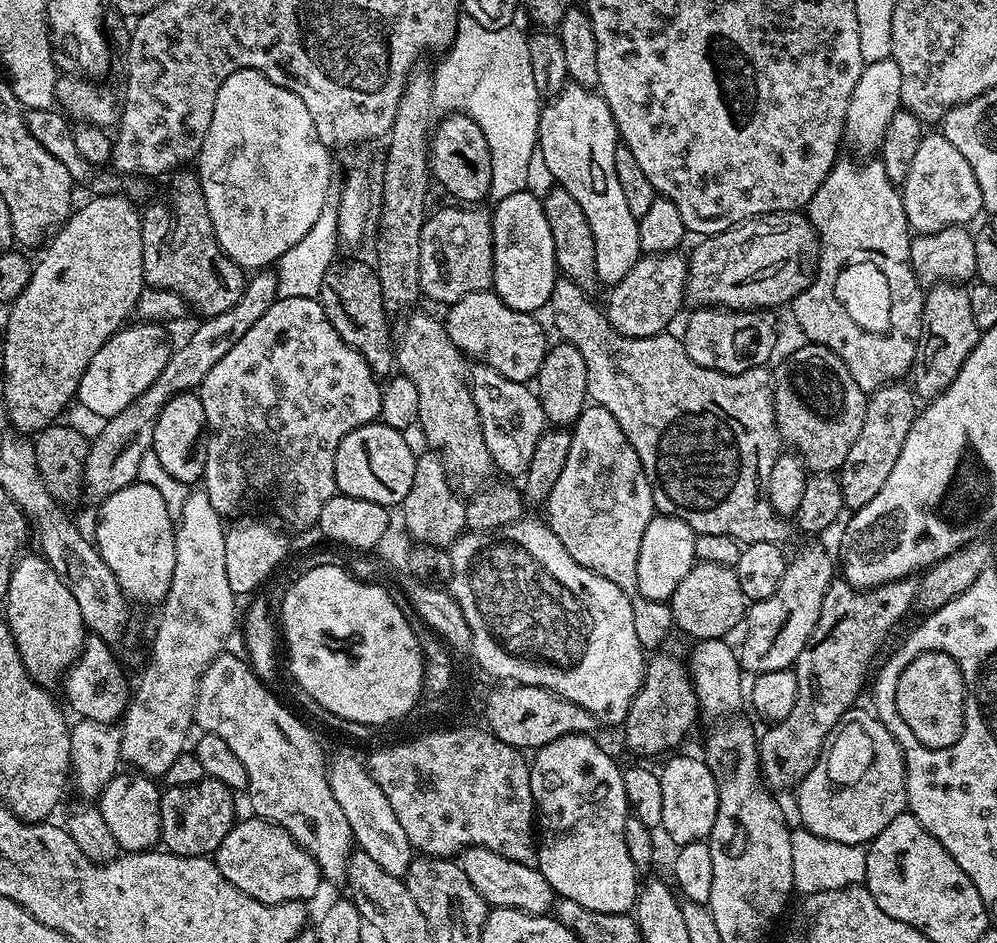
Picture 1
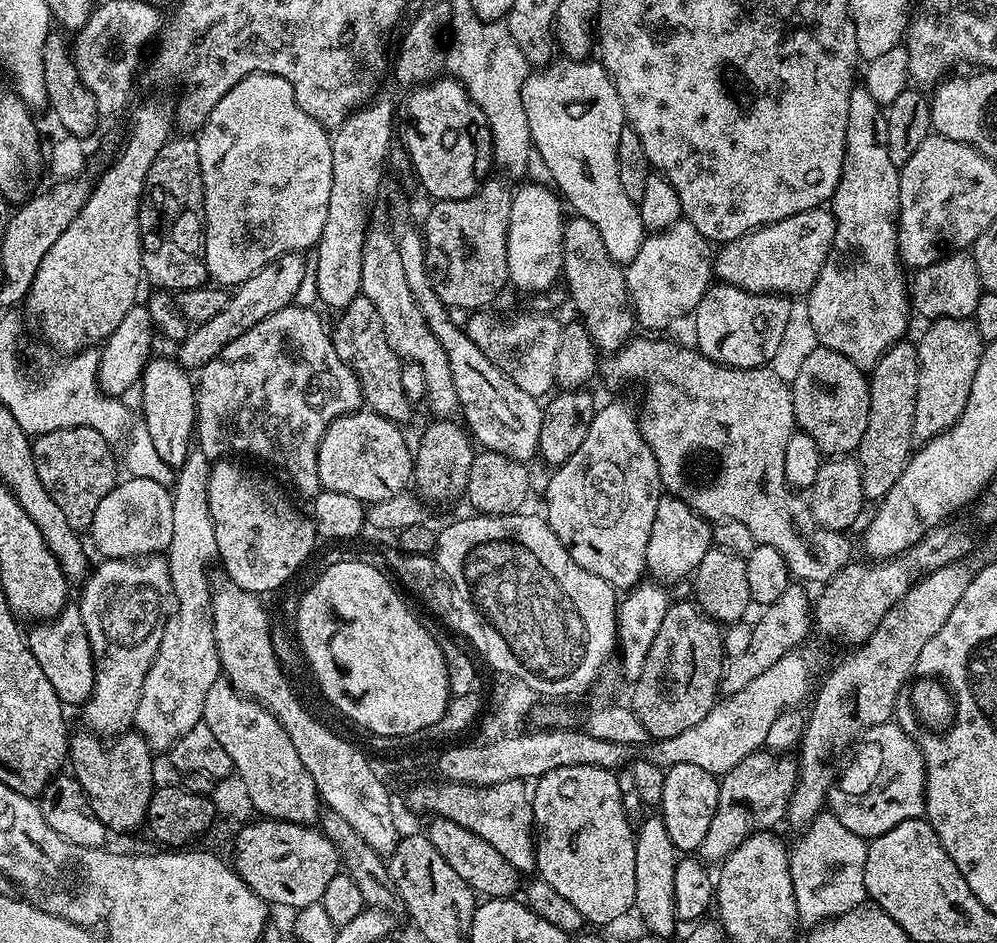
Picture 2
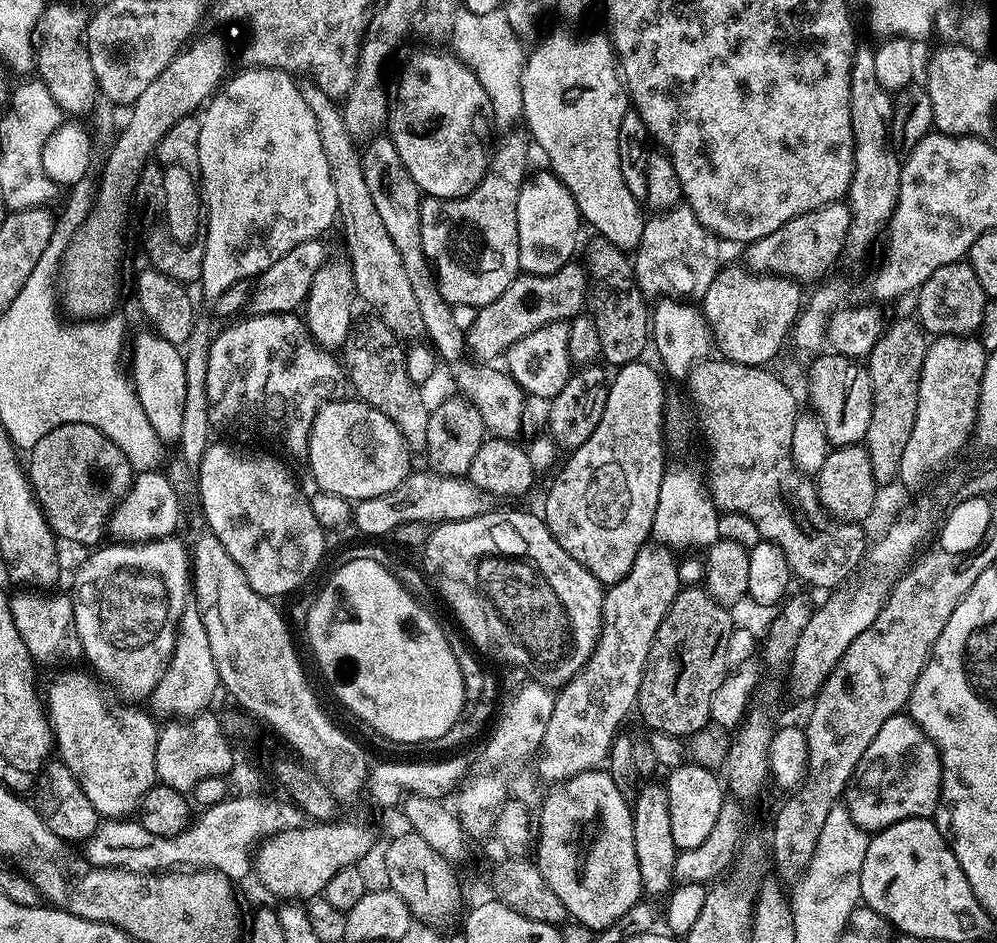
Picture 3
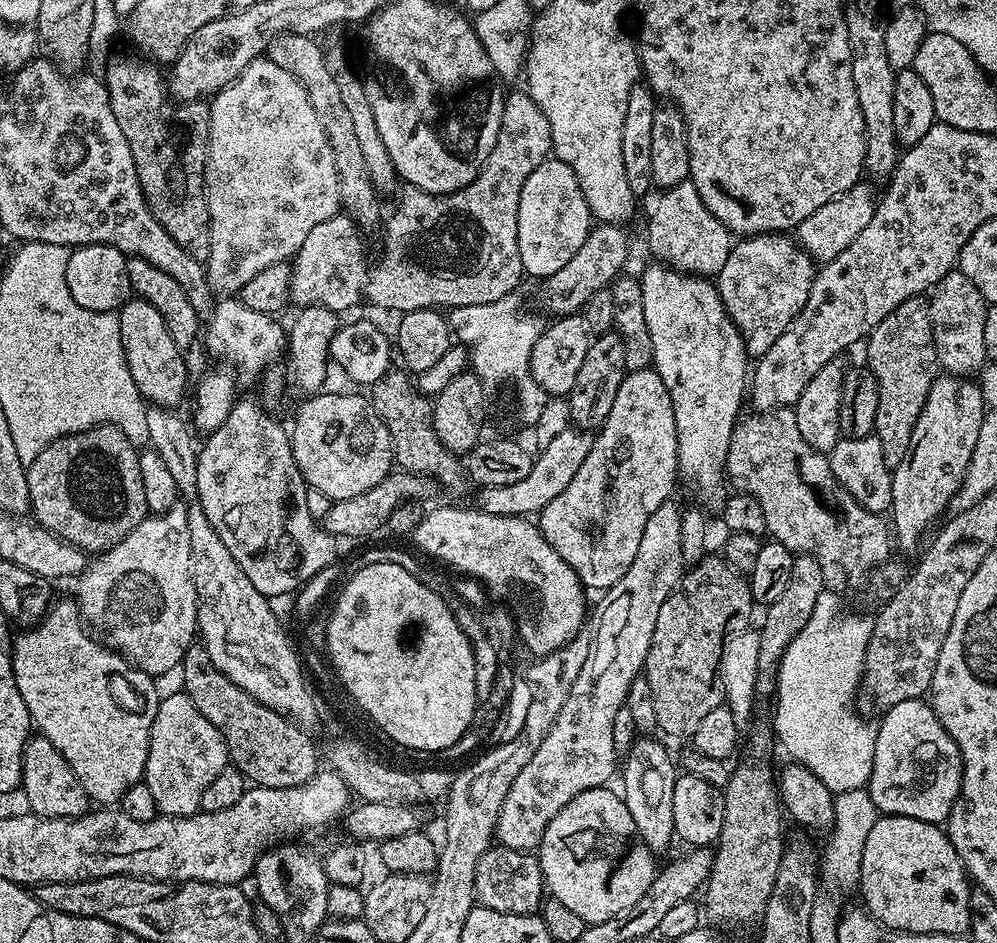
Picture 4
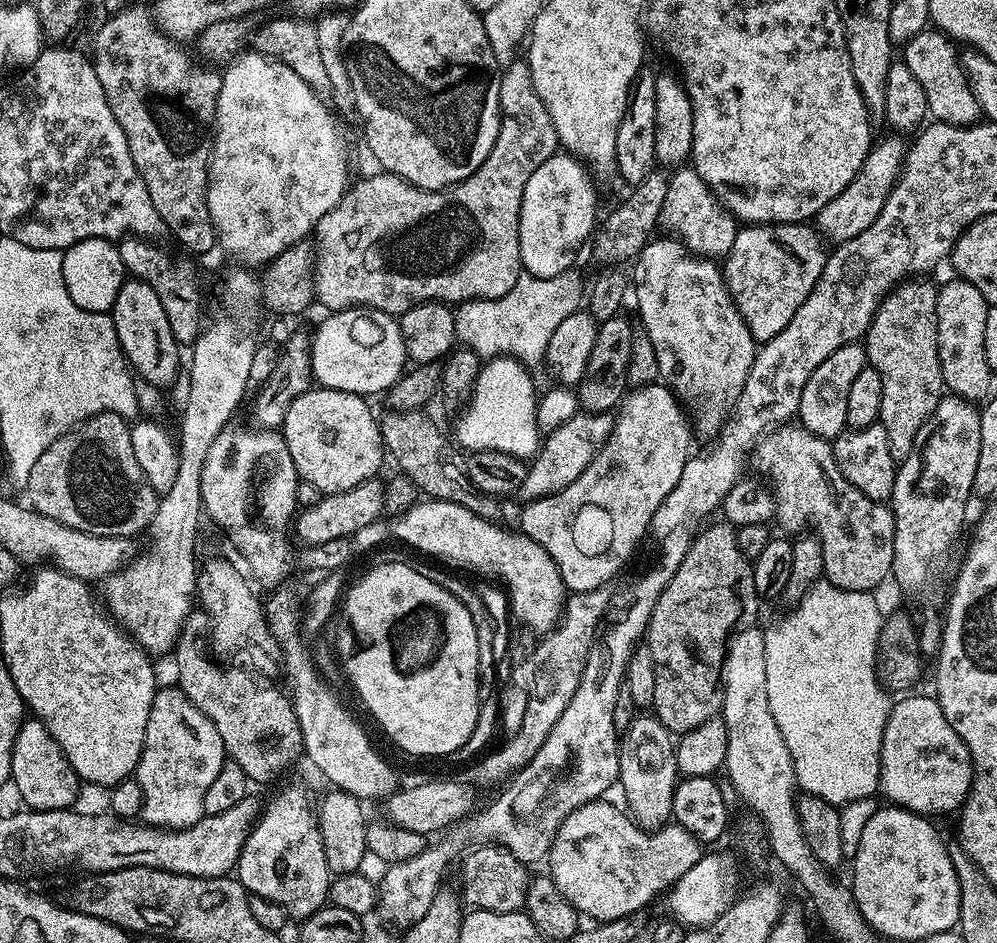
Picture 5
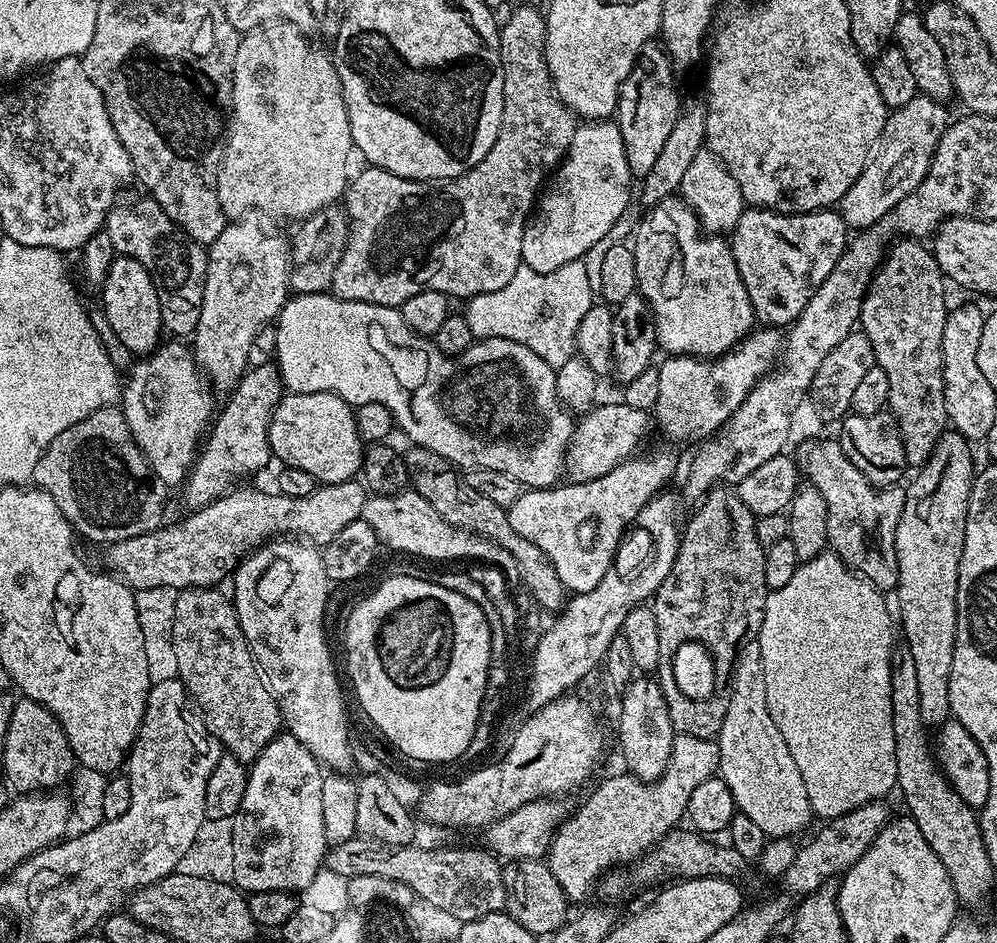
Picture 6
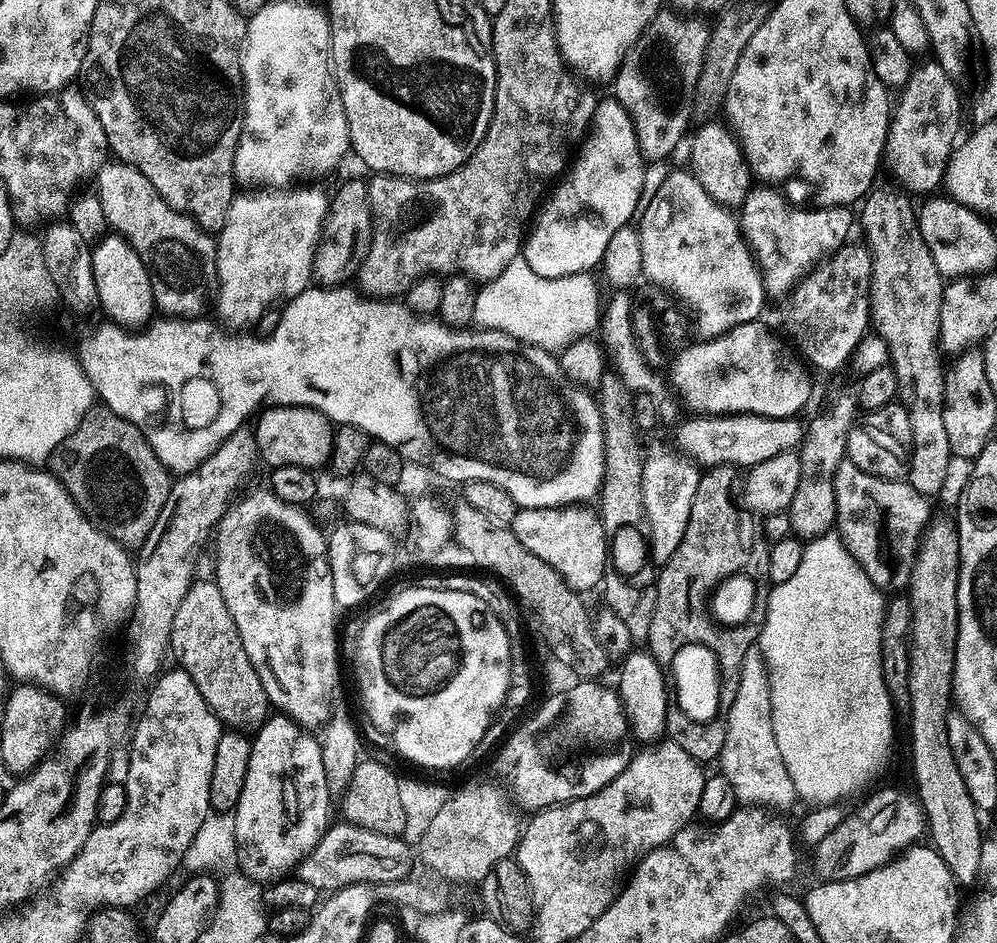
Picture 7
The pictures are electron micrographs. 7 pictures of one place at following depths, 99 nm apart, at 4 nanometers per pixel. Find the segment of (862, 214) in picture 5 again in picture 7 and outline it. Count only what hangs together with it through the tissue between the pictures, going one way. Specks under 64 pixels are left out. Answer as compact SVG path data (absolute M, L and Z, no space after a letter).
M917 63L912 76L899 93L900 101L897 104L895 101L891 109L882 164L886 172L888 168L889 174L901 184L897 185L905 193L932 194L943 183L948 159L961 135L960 92L956 88L959 88L957 81L951 80L940 64Z

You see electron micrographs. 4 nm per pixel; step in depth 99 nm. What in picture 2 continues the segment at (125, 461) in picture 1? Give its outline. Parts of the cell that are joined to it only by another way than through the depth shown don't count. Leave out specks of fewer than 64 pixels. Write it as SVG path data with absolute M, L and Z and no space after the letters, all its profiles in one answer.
M287 252L274 262L262 266L262 270L258 270L258 274L246 278L246 282L235 285L226 310L222 310L222 314L214 314L214 318L210 318L210 322L195 325L189 331L188 337L179 341L178 363L180 367L185 370L205 368L226 345L234 342L234 338L246 334L246 330L250 330L250 326L258 326L258 322L262 322L262 318L270 318L270 314L278 314L278 310L289 307L295 301L298 286L302 286L302 278L306 275L304 258L301 253Z

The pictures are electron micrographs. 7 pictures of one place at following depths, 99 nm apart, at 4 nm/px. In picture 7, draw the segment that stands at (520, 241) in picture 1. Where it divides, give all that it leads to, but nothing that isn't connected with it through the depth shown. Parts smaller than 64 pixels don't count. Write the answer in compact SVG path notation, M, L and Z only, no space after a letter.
M601 99L597 103L591 125L579 145L579 152L580 157L571 161L570 167L559 177L558 183L539 205L522 245L522 259L530 266L530 270L534 270L534 274L542 274L542 278L592 272L604 257L614 230L625 227L631 221L628 219L632 215L633 219L641 207L640 191L646 161L634 134L634 122L630 122L630 114L626 114L626 110L616 99Z

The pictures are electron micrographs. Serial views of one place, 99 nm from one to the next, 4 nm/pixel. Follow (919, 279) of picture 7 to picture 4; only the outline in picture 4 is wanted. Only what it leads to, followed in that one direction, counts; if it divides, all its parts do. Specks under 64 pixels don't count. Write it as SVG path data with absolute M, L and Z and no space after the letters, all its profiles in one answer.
M915 296L902 306L890 310L878 326L866 337L868 361L866 367L878 382L878 414L874 435L882 444L886 466L896 469L912 448L914 426L922 406L930 394L930 386L938 375L934 334L930 326L930 310L924 296Z

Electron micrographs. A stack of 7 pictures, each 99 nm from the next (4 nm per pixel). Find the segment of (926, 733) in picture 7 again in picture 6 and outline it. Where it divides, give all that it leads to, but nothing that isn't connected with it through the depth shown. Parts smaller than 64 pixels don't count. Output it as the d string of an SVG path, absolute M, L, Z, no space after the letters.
M946 430L938 438L930 458L919 465L912 485L907 485L904 509L898 518L894 538L898 558L898 582L894 589L896 604L900 607L898 624L904 627L903 643L914 658L918 677L918 702L922 706L925 725L939 726L950 716L950 666L954 666L954 642L958 630L958 574L962 562L962 546L966 538L966 514L972 489L972 452L970 442L960 432Z

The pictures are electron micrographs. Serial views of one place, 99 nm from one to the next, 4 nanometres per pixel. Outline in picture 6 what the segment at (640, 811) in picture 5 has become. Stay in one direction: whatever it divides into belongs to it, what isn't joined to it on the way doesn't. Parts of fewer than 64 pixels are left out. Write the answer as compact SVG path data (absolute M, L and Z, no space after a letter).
M640 674L628 685L620 700L620 752L631 775L639 780L659 780L670 762L672 749L672 723L666 706L666 698L660 689L659 679Z

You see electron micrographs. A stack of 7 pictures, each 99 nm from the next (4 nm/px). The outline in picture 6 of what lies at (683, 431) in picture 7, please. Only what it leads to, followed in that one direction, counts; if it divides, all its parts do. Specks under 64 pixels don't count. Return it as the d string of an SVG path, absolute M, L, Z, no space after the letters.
M623 402L597 403L592 411L579 417L572 431L568 453L564 456L564 476L573 484L581 484L594 478L602 478L602 474L610 474L614 466L629 459L639 449L636 447L643 442L644 435L648 432L648 424L650 428L649 413L634 410L634 406Z

